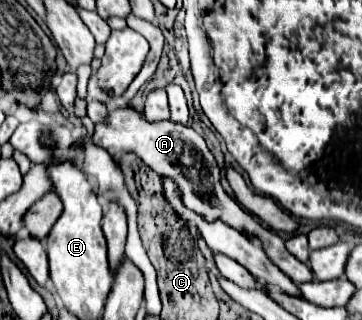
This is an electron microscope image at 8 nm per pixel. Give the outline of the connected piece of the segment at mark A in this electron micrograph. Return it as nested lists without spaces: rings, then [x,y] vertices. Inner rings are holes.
[[[125,108],[125,110],[109,112],[107,124],[97,124],[95,136],[89,136],[89,138],[97,146],[103,146],[113,156],[121,156],[125,152],[135,152],[157,174],[173,178],[179,184],[185,206],[189,210],[205,216],[207,220],[221,218],[225,224],[229,224],[231,228],[237,228],[239,232],[259,236],[261,242],[263,242],[263,250],[269,256],[269,260],[273,260],[297,286],[315,280],[313,270],[307,264],[289,256],[289,252],[287,252],[283,240],[277,236],[277,232],[265,228],[255,216],[245,212],[231,196],[227,196],[227,192],[223,190],[223,186],[219,182],[219,168],[217,168],[213,154],[209,152],[205,140],[191,126],[171,124],[171,120],[151,124],[141,114],[137,114],[133,108]]]

